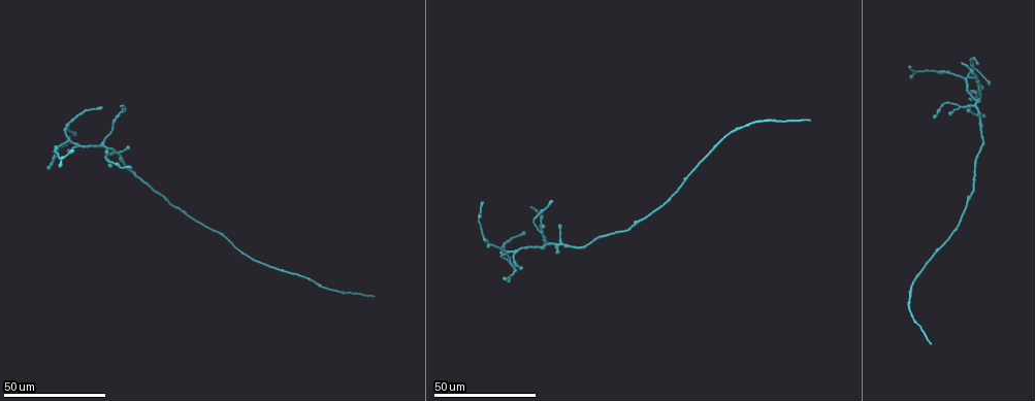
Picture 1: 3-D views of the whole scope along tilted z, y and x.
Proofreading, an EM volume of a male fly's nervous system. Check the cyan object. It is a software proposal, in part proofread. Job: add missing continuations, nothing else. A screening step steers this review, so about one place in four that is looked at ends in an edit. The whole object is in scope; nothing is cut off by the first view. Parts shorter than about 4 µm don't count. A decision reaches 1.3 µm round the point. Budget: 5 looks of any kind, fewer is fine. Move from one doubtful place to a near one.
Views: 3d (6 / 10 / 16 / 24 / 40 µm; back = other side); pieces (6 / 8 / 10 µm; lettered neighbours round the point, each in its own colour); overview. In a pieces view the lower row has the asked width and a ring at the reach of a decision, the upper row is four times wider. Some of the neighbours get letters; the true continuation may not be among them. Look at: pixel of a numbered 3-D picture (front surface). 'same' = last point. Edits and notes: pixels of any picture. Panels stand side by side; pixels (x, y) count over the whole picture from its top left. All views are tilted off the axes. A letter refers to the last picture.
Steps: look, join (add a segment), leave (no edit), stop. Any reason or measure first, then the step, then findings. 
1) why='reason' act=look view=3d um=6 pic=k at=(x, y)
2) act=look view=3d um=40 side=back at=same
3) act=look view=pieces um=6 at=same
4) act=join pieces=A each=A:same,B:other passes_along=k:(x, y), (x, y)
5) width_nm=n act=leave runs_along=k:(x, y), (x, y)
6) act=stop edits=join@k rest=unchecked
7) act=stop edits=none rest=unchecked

why='branch stops here' act=look view=3d um=24 pic=1 at=(481, 202)

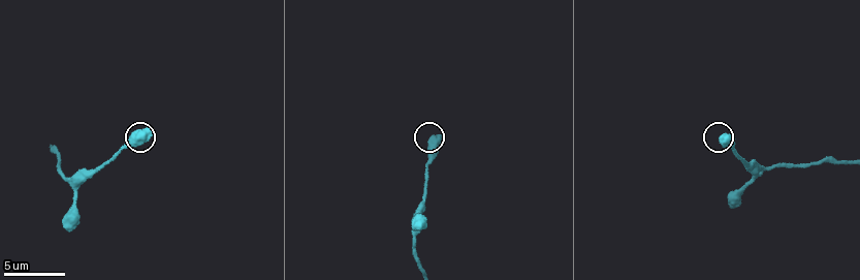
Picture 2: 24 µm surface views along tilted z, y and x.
why='see the neighbours' act=look view=pieces um=6 pic=2 at=(439, 136)

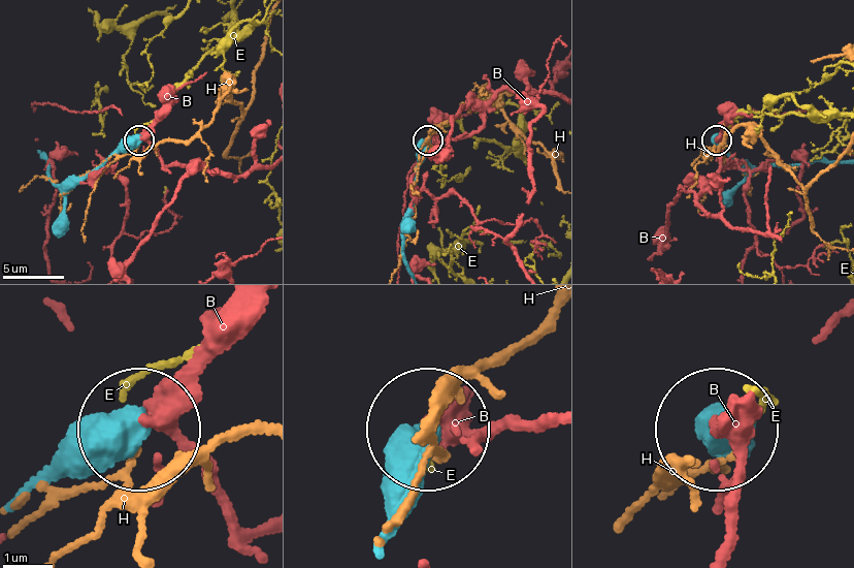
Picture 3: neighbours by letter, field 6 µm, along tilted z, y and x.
width_nm=650 act=leave each=B:other,E:other,H:other runs_along=3:(23, 493), (128, 431) found='none of them fits'

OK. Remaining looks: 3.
why='end of a long branch' act=look view=3d um=24 pic=1 at=(532, 208)

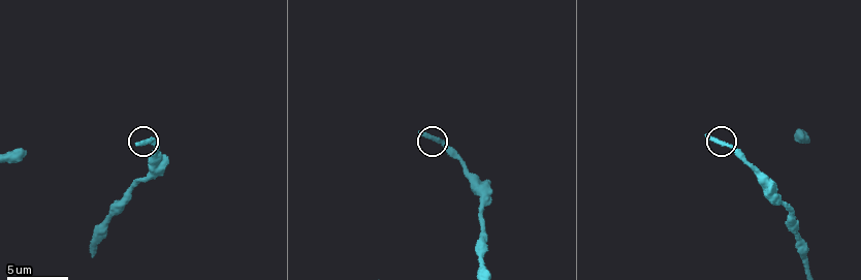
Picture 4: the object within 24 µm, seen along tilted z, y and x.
act=look view=pieces um=10 pic=4 at=(137, 145)

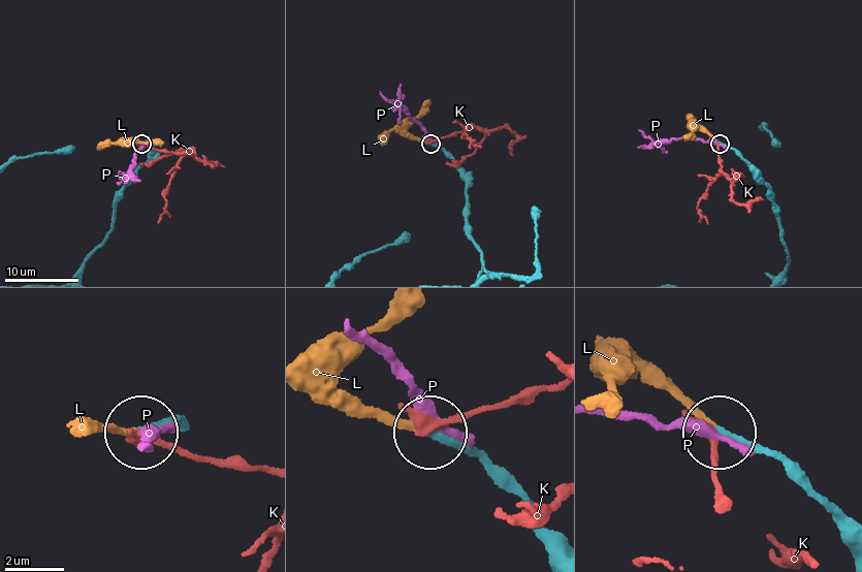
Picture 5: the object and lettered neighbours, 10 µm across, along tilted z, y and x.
act=join pieces=L each=K:other,L:same,P:other found='the neuron continues'

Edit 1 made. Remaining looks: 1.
act=stop edits=join@5 rest=unchecked

